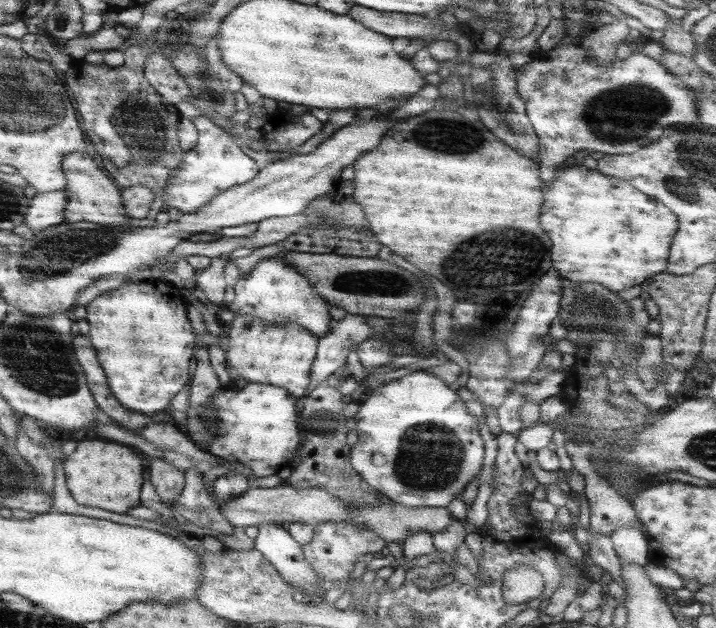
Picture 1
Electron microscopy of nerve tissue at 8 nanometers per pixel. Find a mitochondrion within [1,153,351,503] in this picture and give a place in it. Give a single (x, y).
(62, 250)

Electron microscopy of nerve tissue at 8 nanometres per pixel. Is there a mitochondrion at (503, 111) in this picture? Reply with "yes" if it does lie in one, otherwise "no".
yes

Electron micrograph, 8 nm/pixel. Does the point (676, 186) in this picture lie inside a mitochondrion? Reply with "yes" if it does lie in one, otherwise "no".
yes

